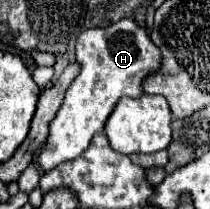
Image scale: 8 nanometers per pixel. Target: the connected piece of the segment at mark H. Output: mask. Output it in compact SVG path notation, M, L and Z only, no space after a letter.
M130 17L104 29L86 29L80 33L76 39L76 57L82 65L80 75L68 87L62 107L50 121L48 139L38 153L38 167L42 173L48 173L52 167L84 153L92 137L104 131L116 103L122 97L140 97L144 93L144 77L160 69L160 51L150 41L148 31L138 27Z

